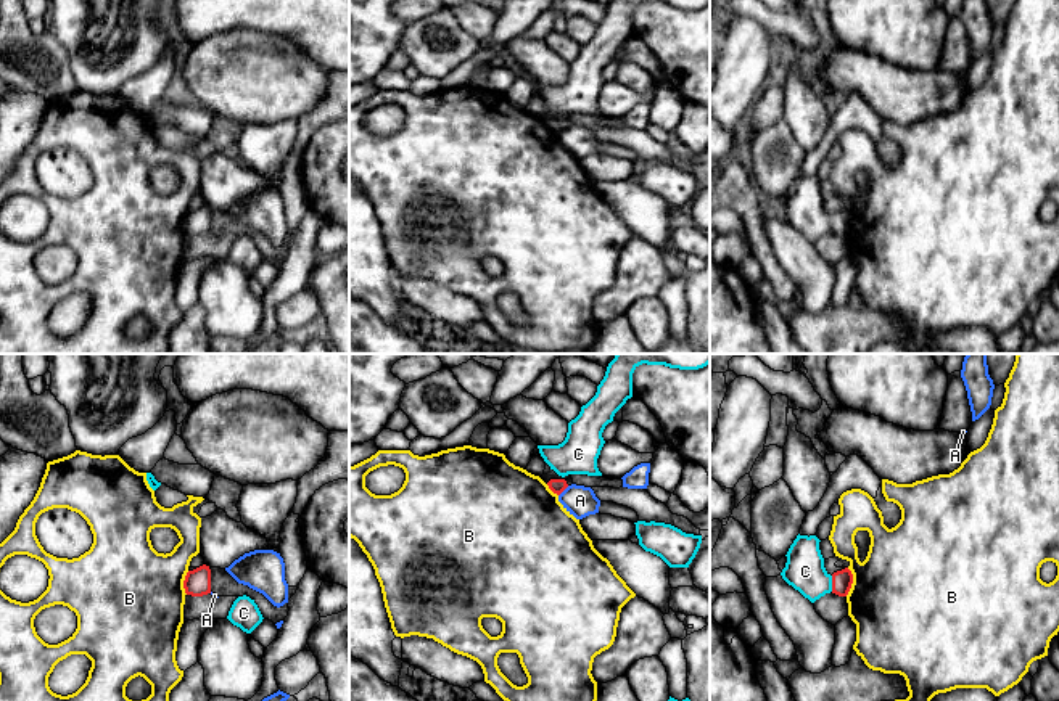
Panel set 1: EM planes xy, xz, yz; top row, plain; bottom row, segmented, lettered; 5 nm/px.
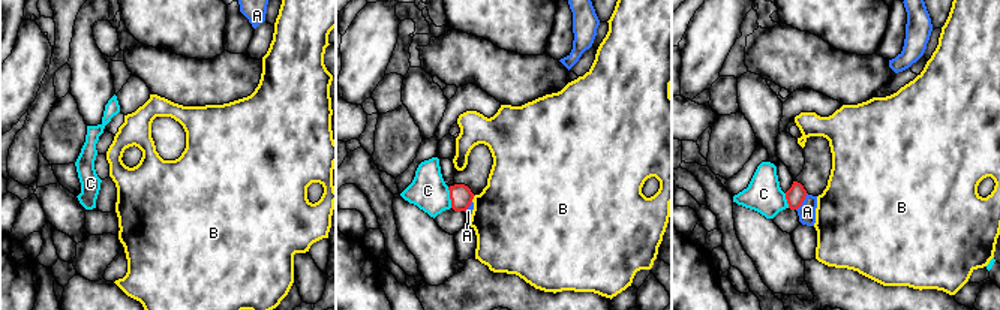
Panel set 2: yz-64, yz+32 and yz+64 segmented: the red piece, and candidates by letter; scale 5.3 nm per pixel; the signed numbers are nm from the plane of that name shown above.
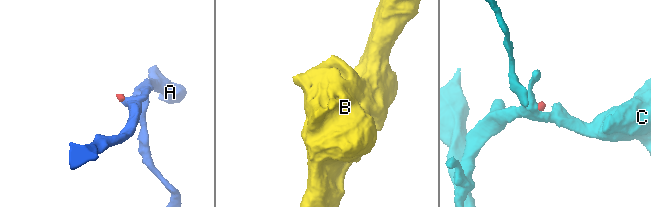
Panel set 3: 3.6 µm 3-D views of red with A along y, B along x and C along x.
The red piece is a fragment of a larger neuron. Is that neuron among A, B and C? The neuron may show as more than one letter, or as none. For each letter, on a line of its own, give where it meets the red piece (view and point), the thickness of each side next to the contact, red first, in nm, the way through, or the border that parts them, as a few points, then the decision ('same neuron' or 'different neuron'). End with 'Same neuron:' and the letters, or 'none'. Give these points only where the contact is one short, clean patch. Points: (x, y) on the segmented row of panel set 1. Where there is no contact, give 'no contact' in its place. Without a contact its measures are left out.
A: xz (564, 489) | 80/150 nm | along xz (568, 486), (559, 496) | different neuron
B: yz (852, 582) | 100/500 nm | along yz (848, 568), (852, 587), (845, 595) | different neuron
C: yz (832, 584) | 100/200 nm | across yz (842, 581), (832, 584), (816, 582), (805, 571) | same neuron
Same neuron: C

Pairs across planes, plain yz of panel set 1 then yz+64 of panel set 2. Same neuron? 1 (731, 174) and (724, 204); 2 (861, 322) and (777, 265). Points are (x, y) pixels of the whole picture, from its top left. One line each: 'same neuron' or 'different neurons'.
1: same neuron
2: different neurons

